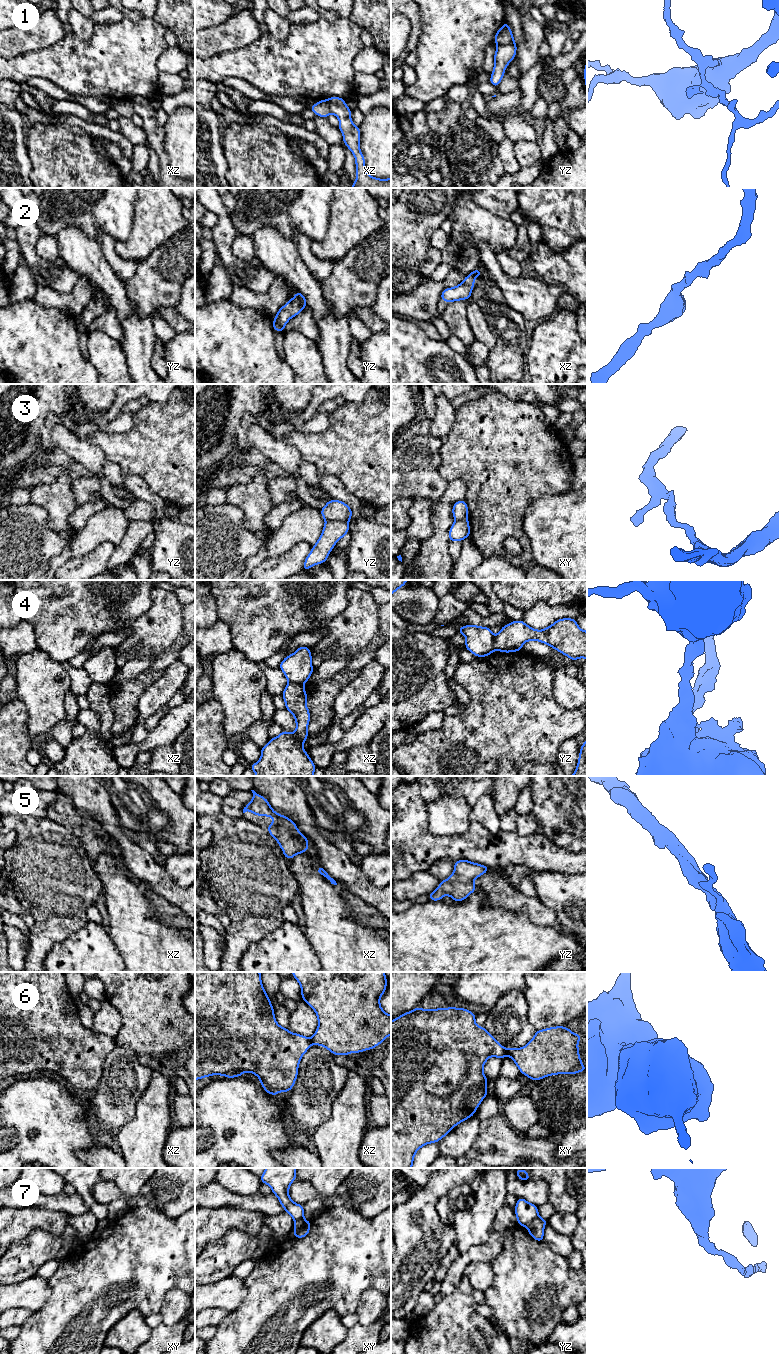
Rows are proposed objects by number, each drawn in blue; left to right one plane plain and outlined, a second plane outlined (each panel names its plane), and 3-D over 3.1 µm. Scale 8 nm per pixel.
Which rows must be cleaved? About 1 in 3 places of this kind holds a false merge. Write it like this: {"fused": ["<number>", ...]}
{"fused": ["1", "3", "4", "6", "7"]}

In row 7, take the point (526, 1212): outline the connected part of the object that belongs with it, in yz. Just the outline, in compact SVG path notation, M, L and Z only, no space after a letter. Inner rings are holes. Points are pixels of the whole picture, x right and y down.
M518 1198L515 1206L517 1224L528 1228L531 1222L539 1216L538 1206L529 1203L524 1198Z

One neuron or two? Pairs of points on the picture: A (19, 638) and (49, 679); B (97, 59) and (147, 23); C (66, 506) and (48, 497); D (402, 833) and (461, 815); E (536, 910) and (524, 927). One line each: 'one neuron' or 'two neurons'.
A: two neurons
B: one neuron
C: one neuron
D: two neurons
E: two neurons

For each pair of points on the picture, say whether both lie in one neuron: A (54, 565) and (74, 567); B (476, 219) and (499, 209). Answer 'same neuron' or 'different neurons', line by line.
A: different neurons
B: different neurons

